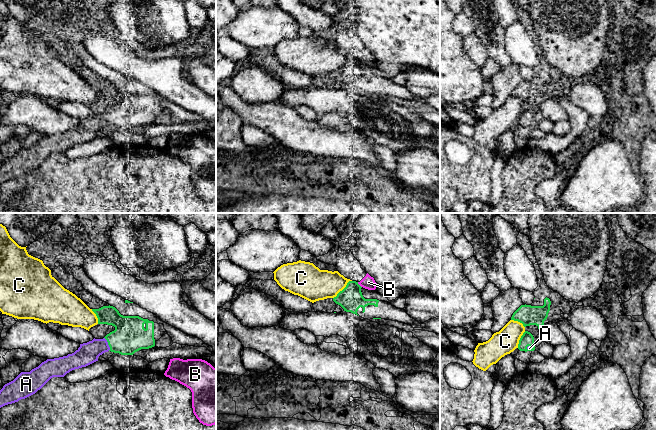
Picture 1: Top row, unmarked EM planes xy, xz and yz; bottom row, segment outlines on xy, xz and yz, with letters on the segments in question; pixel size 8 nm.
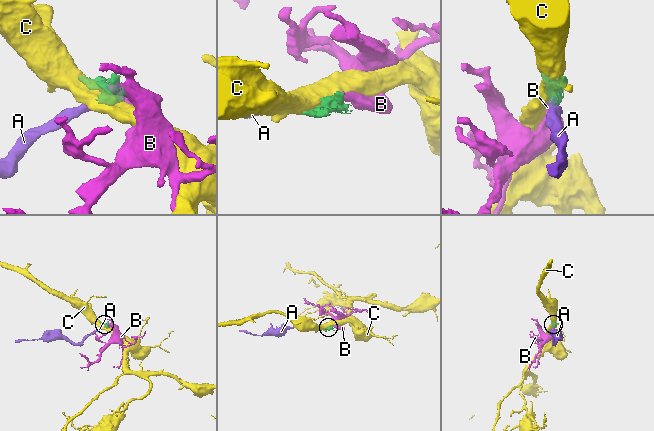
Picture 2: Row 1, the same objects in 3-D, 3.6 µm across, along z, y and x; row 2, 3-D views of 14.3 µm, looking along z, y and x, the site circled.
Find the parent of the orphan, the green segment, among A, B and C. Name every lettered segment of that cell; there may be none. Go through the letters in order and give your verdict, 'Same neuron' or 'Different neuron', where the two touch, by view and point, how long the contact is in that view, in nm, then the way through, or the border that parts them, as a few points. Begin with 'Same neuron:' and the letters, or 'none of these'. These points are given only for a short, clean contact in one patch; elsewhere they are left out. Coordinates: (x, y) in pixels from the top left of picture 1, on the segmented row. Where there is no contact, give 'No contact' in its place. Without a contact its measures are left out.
Same neuron: A
A: Same neuron. Touches green at xy (108, 344). Shared border 120 nm. Path across: xy (129, 336), (125, 340), (108, 344), (98, 346), (88, 353)
B: Different neuron. Touches green at xz (359, 285). Shared border 60 nm
C: Different neuron. Touches green at xz (343, 289). Shared border 220 nm

